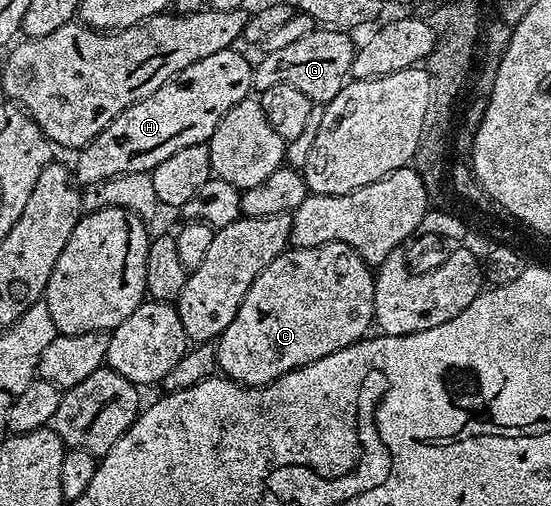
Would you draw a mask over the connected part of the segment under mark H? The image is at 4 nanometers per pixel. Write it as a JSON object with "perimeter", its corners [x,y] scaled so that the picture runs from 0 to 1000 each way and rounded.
{"perimeter":[[[416,97],[410,101],[397,101],[396,105],[381,105],[381,113],[367,113],[359,121],[352,121],[352,128],[345,128],[338,136],[330,136],[321,148],[312,150],[310,156],[299,160],[278,188],[267,188],[265,194],[254,196],[247,204],[240,204],[220,221],[218,227],[207,231],[196,247],[174,271],[165,275],[154,291],[143,292],[138,314],[138,342],[134,334],[134,354],[140,364],[165,366],[169,362],[181,362],[187,354],[205,354],[209,346],[245,346],[249,342],[272,342],[283,332],[289,322],[301,318],[301,310],[309,310],[309,302],[323,302],[323,294],[338,294],[354,283],[376,285],[377,277],[385,273],[388,255],[396,255],[396,247],[403,239],[403,231],[412,223],[419,211],[432,208],[439,198],[452,194],[459,186],[461,174],[457,170],[457,134],[459,126],[450,125],[450,117],[439,103],[430,97]]]}

